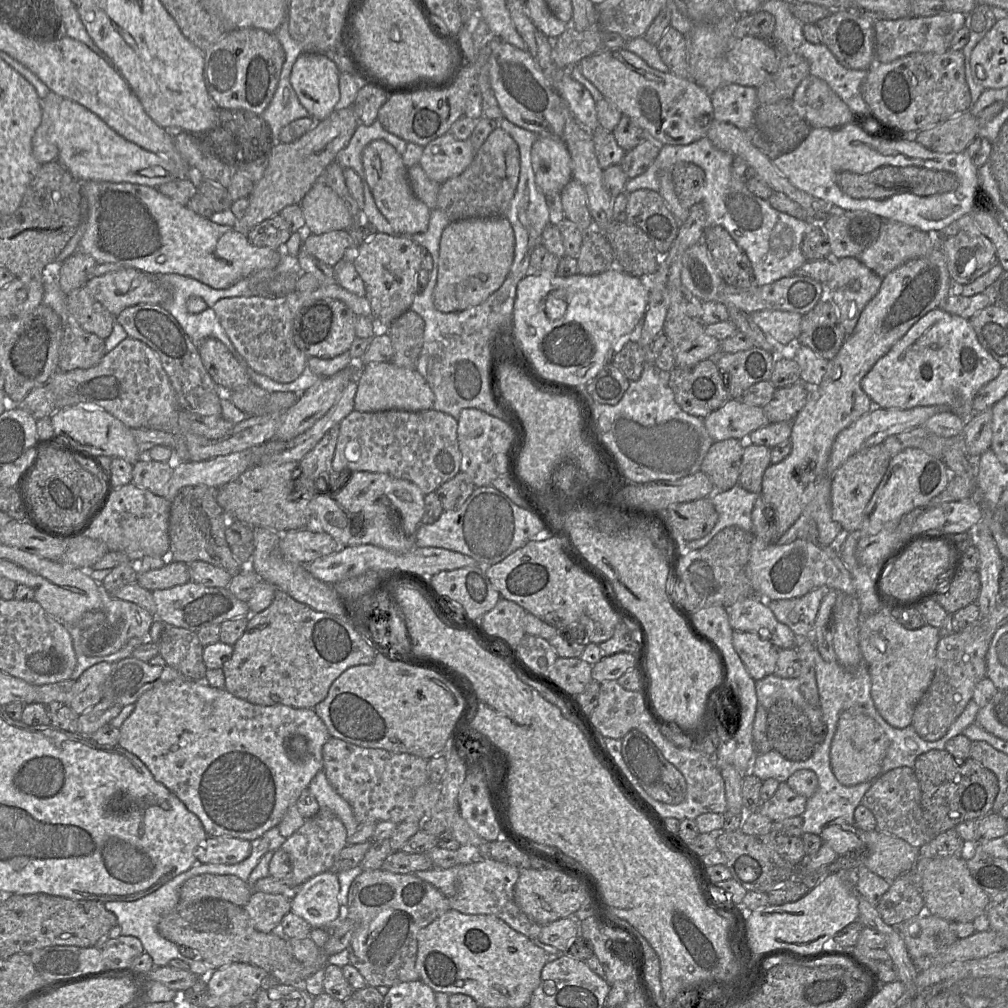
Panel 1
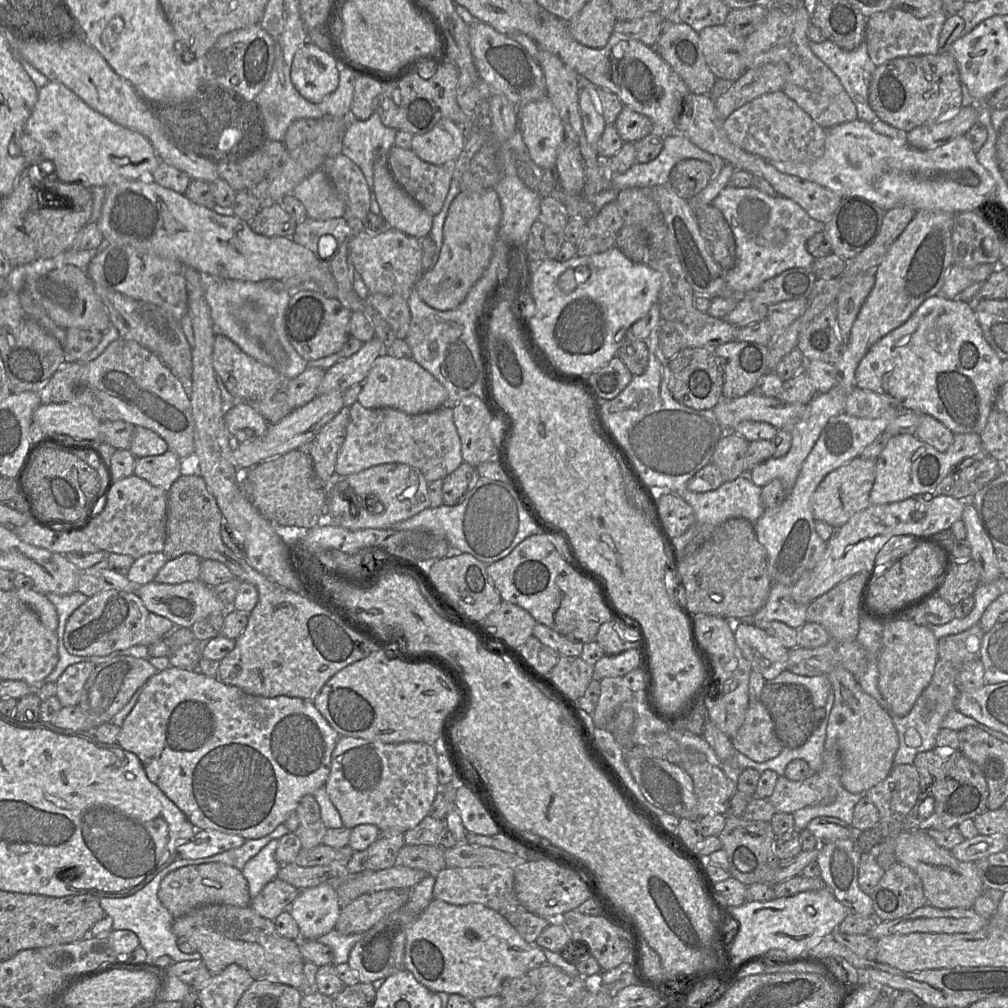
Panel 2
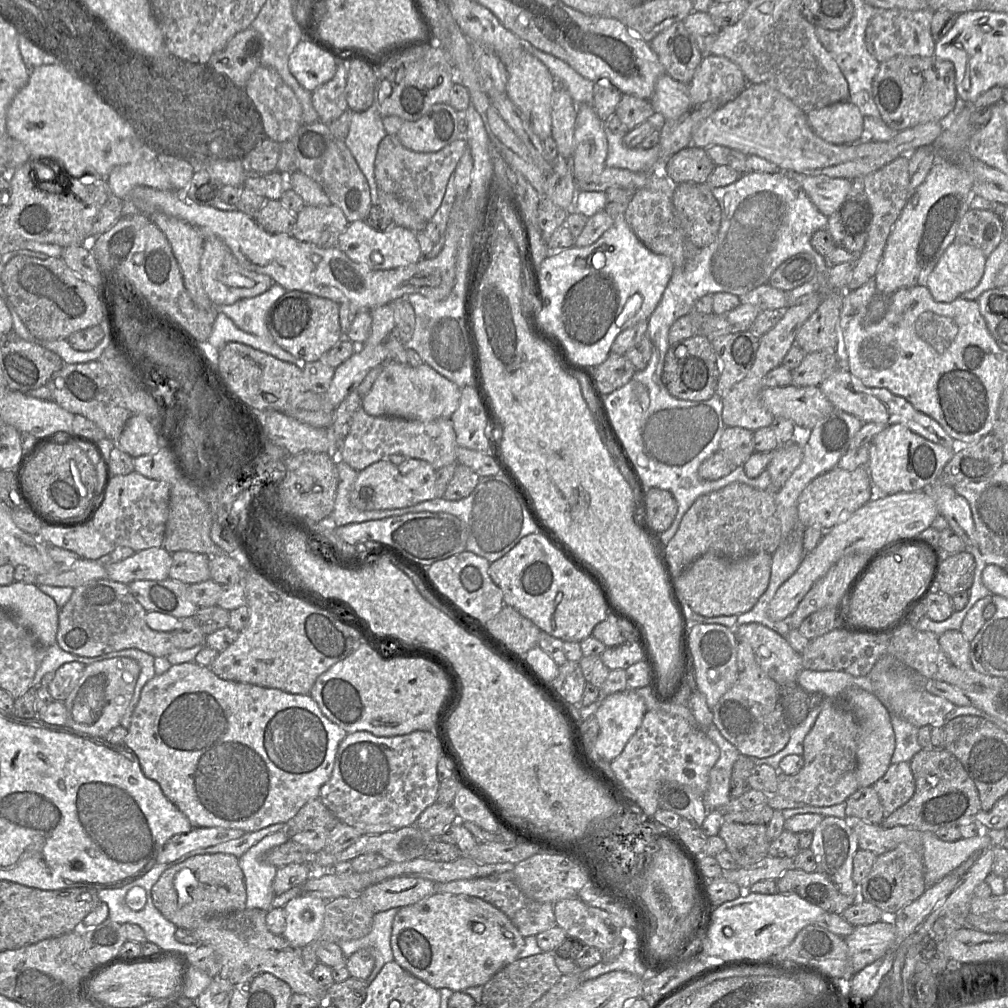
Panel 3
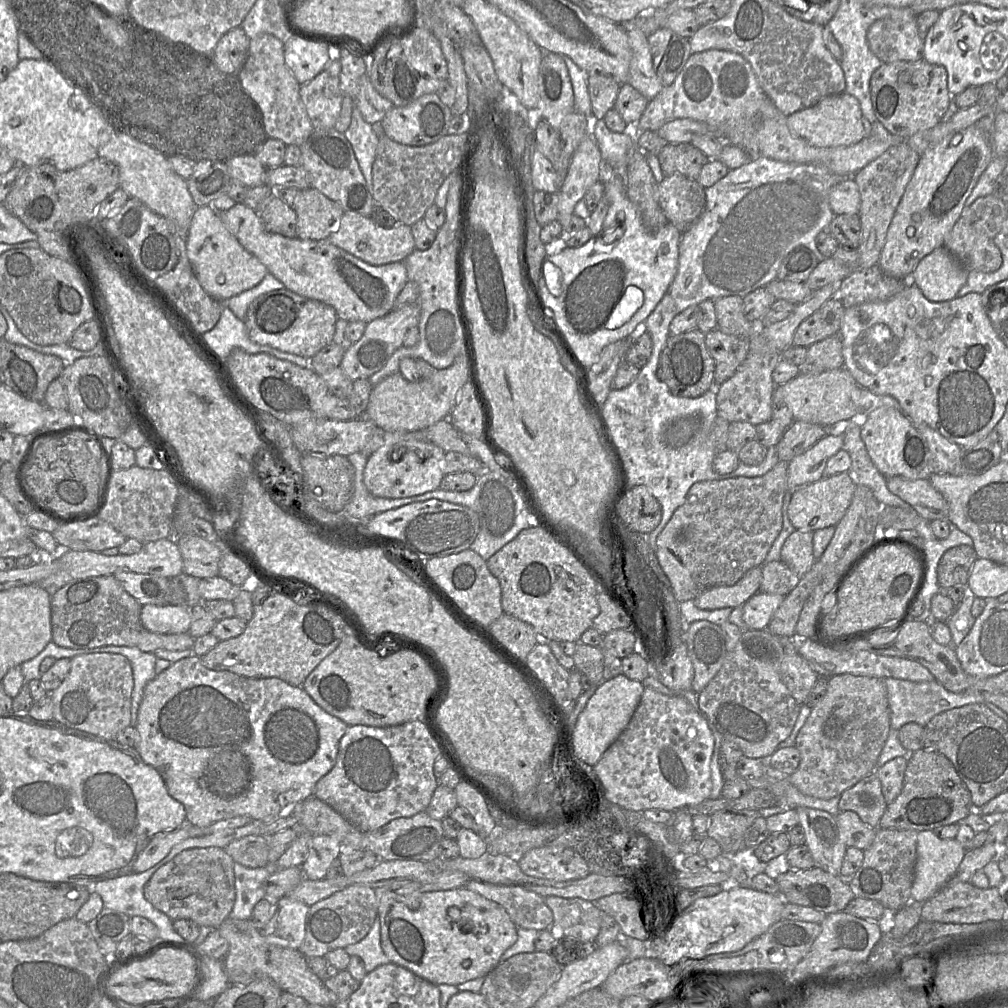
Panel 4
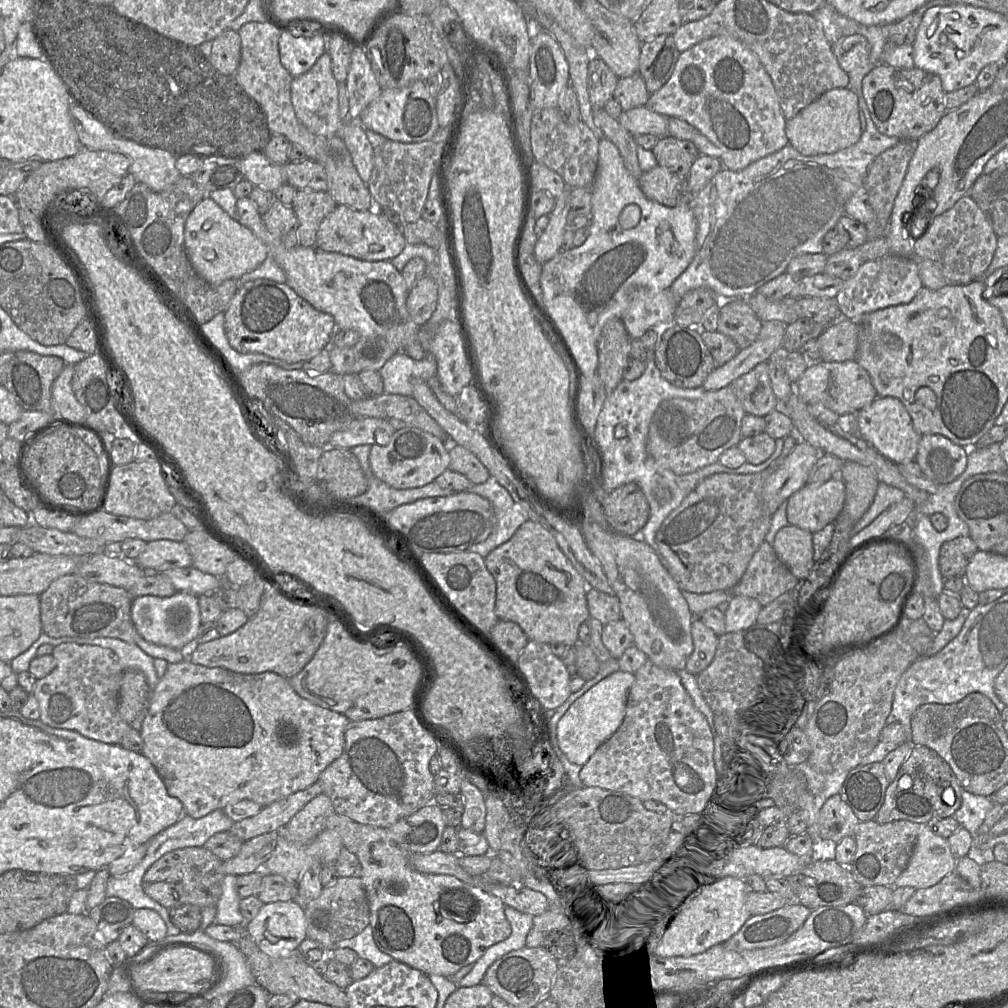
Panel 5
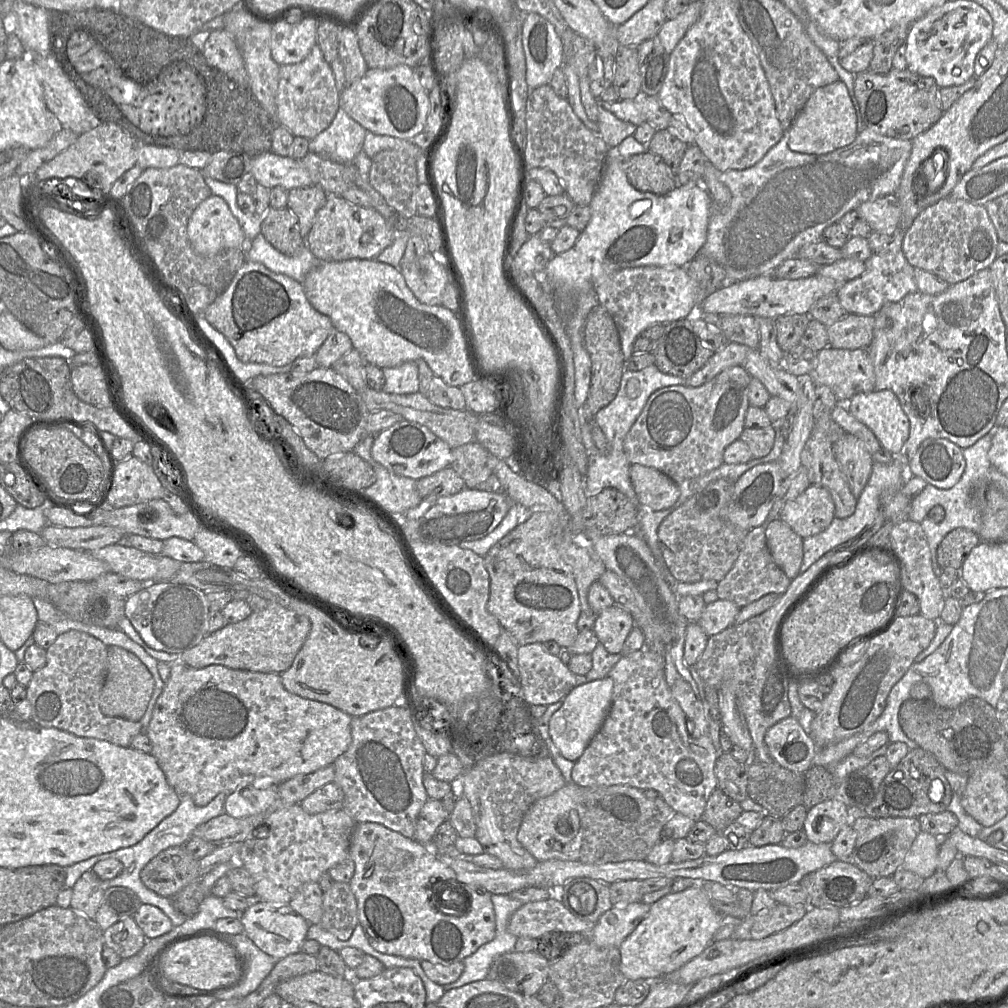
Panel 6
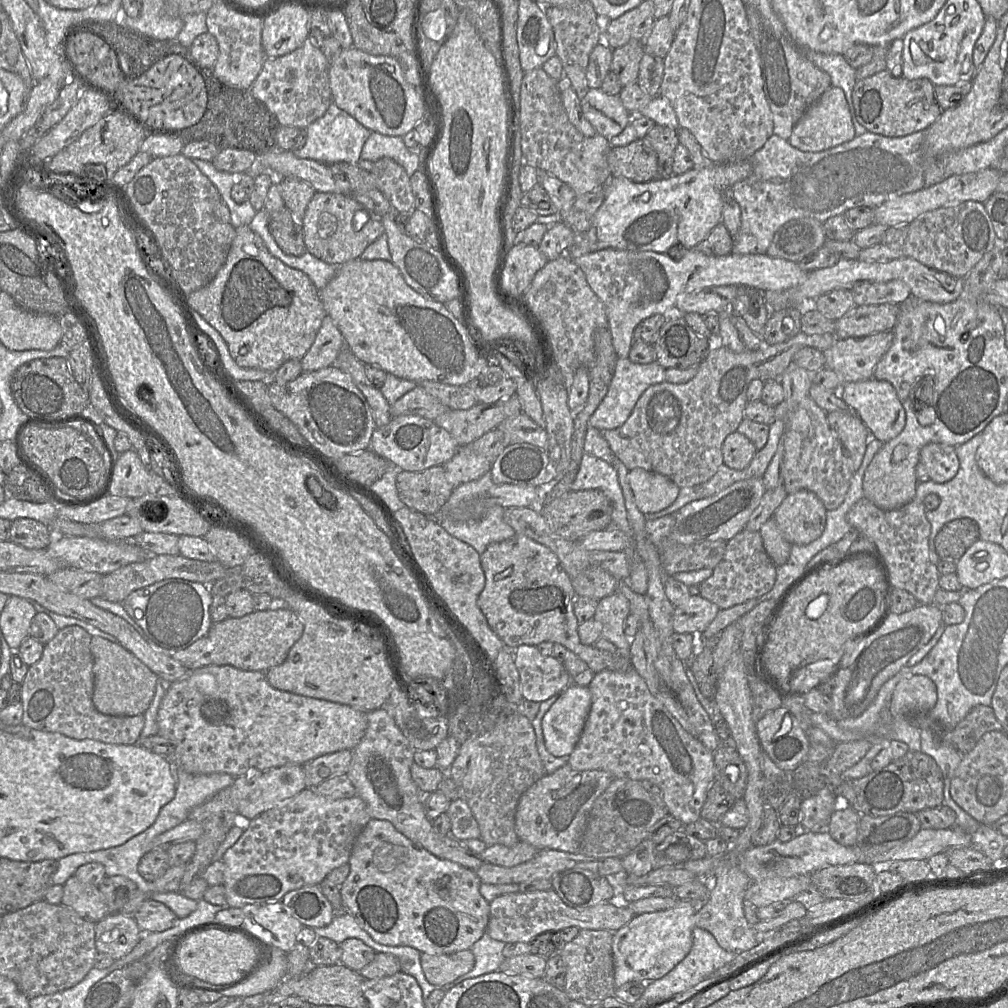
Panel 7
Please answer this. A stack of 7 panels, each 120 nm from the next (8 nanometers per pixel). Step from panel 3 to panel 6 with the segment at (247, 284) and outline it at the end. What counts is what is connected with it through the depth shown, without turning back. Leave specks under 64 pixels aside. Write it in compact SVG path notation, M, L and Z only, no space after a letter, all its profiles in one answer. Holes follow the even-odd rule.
M211 194L192 212L187 236L193 250L202 256L214 256L228 249L244 249L248 240L225 200Z

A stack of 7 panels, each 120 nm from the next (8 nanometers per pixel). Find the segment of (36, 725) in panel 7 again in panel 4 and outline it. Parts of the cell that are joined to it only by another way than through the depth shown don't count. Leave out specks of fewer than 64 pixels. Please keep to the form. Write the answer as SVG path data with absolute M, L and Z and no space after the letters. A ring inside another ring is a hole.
M93 653L77 655L71 660L71 668L60 686L49 692L53 704L53 720L66 727L91 734L104 740L114 740L118 733L130 726L133 674L127 658L119 654Z

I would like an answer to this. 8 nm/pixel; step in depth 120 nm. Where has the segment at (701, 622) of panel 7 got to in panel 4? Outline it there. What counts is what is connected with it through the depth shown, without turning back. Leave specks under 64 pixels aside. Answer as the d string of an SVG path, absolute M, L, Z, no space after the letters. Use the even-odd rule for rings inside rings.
M758 592L743 605L743 620L750 629L764 629L783 602L785 596Z

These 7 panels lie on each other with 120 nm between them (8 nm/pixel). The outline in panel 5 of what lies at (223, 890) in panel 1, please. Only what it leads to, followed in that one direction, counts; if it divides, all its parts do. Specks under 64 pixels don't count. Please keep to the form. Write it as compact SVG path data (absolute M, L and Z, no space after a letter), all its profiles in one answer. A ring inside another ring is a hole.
M185 847L173 850L159 858L144 874L142 888L146 895L168 910L182 904L194 904L200 908L214 905L222 894L224 880L223 861L204 847Z

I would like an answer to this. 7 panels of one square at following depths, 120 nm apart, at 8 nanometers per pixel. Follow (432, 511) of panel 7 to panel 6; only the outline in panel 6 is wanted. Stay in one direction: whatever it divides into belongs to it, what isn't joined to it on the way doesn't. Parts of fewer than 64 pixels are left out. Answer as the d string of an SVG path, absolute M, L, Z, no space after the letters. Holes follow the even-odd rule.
M451 467L417 480L417 491L422 499L427 496L453 495L464 488L464 480Z

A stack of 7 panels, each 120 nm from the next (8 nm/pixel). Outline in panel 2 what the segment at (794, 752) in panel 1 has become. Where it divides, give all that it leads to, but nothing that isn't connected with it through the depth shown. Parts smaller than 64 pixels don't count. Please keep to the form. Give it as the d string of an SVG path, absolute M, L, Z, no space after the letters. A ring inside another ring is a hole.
M766 682L762 690L761 702L770 713L778 739L784 747L791 749L805 744L818 729L825 716L825 708L815 708L809 691L797 684Z

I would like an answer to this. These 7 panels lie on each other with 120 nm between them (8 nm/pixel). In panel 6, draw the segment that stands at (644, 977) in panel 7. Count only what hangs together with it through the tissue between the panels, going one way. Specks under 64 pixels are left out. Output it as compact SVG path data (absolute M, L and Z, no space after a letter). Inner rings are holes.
M701 887L666 895L650 905L647 916L620 944L620 970L627 980L663 979L715 942L714 935L721 925L723 915L712 906Z

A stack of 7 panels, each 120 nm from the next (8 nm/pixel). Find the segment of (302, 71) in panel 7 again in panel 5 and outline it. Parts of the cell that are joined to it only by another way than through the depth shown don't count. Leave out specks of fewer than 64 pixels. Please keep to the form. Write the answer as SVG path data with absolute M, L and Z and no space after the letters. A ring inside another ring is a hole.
M326 52L305 74L291 82L291 102L298 120L317 136L333 137L340 134L342 119L339 116L338 82L331 69L331 58Z

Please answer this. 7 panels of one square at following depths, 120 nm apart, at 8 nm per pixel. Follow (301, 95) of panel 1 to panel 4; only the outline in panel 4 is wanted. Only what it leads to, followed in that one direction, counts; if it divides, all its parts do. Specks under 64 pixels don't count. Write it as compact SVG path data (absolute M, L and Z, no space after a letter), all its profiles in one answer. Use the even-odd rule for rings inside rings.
M292 36L284 43L284 62L300 85L321 73L330 61L324 43L314 43Z

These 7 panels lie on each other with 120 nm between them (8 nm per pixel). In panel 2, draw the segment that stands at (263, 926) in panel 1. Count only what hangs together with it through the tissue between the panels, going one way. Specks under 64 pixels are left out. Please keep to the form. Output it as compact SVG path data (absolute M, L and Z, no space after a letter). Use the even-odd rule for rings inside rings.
M276 877L251 900L250 907L262 917L274 921L287 910L299 892L293 885Z

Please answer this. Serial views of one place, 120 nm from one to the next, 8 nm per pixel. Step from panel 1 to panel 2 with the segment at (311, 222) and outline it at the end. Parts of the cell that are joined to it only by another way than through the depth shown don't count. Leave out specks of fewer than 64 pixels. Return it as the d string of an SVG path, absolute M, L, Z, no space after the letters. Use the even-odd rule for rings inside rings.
M317 170L298 184L291 193L305 207L307 217L328 220L343 217L345 204L323 170Z

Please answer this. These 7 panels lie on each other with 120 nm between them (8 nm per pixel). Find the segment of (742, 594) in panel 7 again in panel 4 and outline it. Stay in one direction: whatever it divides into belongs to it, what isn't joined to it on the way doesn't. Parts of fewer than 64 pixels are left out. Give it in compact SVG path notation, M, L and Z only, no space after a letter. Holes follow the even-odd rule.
M781 560L764 563L759 592L786 596L796 587L799 579L800 577Z

